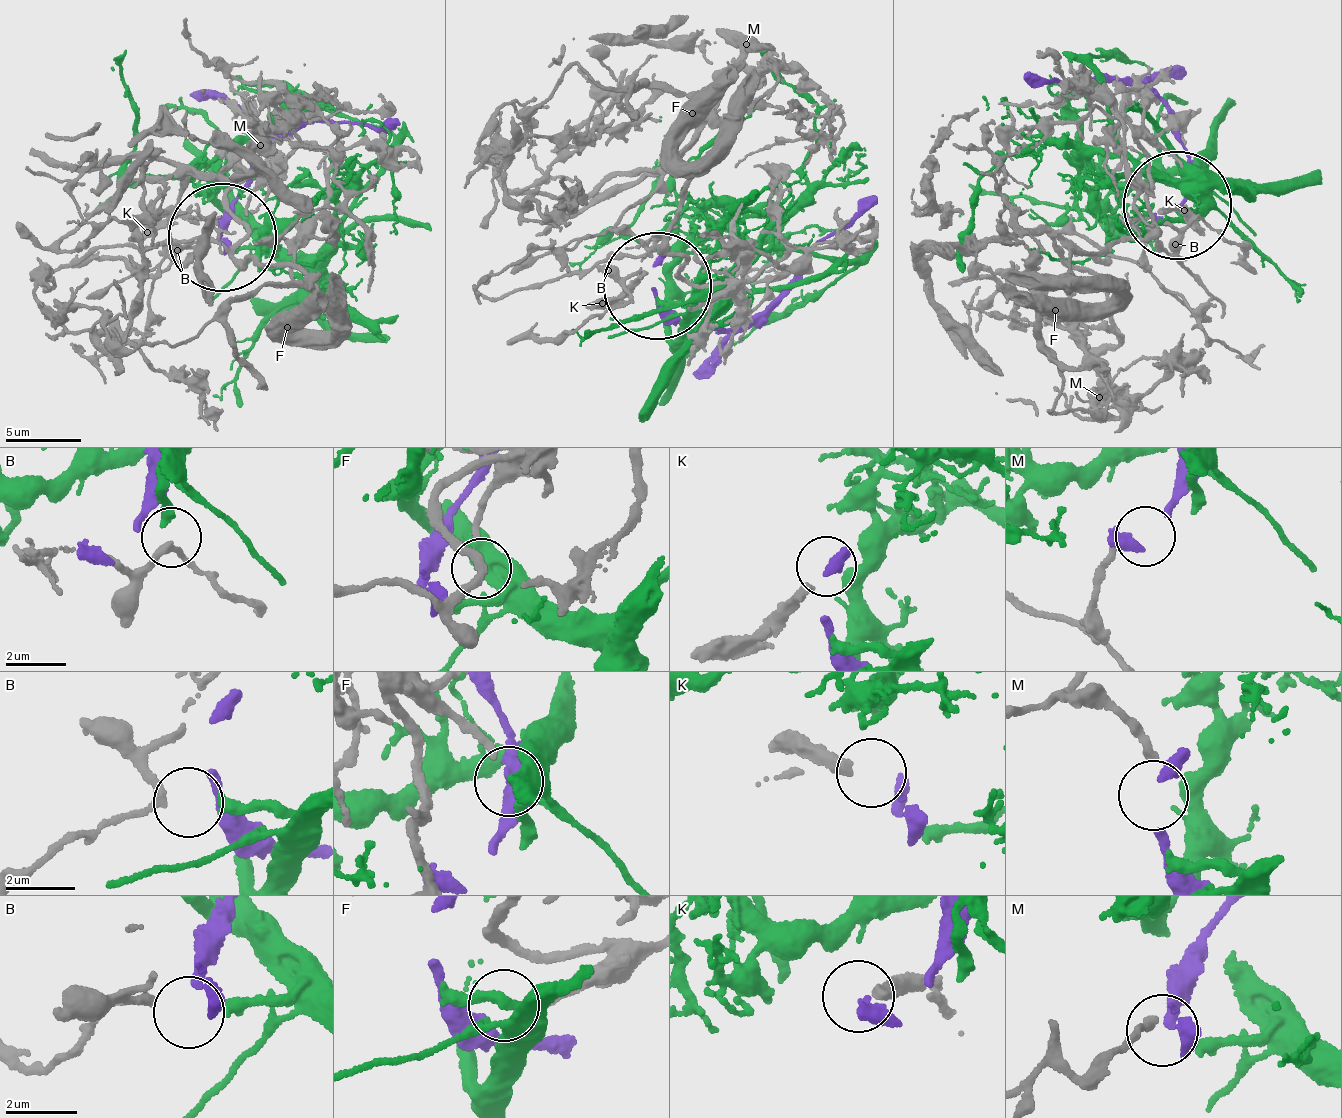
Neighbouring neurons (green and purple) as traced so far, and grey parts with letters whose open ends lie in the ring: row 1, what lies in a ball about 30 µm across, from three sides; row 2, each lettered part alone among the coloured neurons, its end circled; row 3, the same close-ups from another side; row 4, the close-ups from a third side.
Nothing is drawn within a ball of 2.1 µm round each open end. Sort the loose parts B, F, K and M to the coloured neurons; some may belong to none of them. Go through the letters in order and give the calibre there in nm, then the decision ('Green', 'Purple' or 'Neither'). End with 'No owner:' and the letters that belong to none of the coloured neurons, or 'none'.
B: Thickness 220 nm. Green
F: Thickness 220 nm. Neither
K: Thickness 340 nm. Neither
M: Thickness 200 nm. Neither
No owner: F, K, M

